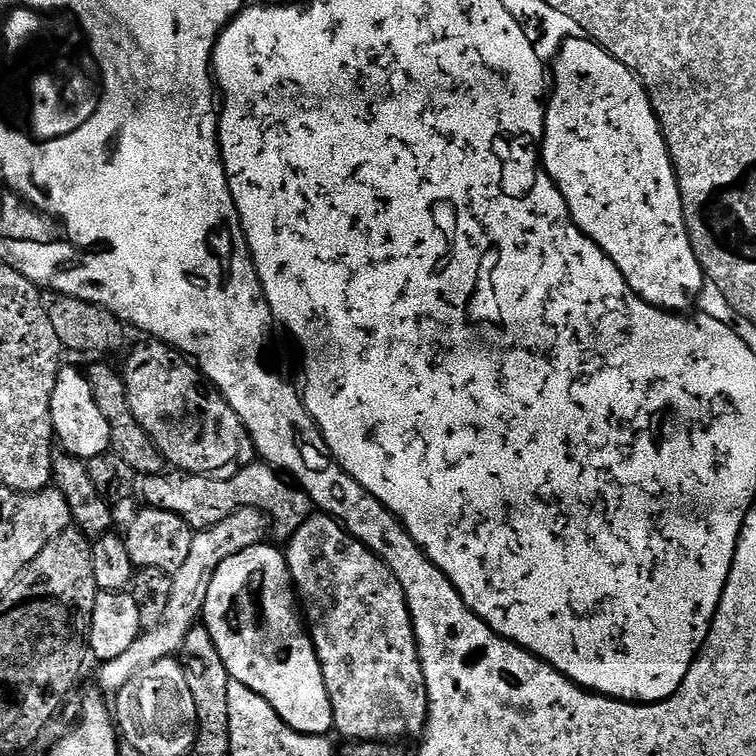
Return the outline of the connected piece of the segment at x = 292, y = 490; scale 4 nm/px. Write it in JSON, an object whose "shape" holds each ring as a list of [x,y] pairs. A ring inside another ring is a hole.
{"shape":[[[267,462],[250,463],[233,471],[227,478],[194,476],[172,470],[167,474],[147,477],[143,481],[142,492],[143,488],[144,496],[148,499],[145,500],[147,507],[178,514],[178,518],[185,520],[193,530],[213,528],[243,508],[257,508],[270,517],[270,536],[273,536],[273,541],[280,540],[276,542],[287,542],[296,533],[298,526],[302,526],[302,522],[306,522],[314,512],[312,500],[304,489],[289,482]]]}

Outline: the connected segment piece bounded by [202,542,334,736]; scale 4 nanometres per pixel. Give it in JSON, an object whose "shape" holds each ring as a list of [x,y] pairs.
{"shape":[[[268,542],[255,544],[234,554],[234,558],[226,558],[226,562],[218,566],[214,578],[208,583],[202,624],[208,629],[210,638],[214,638],[214,646],[218,646],[218,654],[222,654],[222,662],[226,662],[226,670],[232,680],[242,682],[242,686],[266,698],[266,702],[270,702],[272,709],[295,732],[328,736],[334,728],[332,707],[326,694],[326,682],[322,678],[316,648],[298,611],[298,597],[285,553],[271,546],[276,547]]]}

